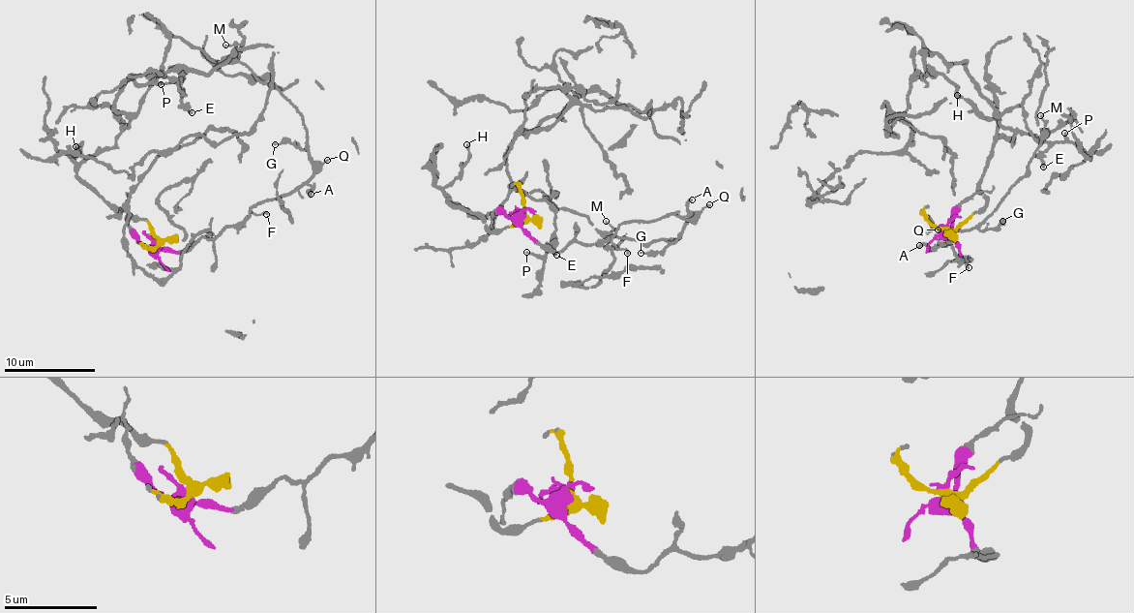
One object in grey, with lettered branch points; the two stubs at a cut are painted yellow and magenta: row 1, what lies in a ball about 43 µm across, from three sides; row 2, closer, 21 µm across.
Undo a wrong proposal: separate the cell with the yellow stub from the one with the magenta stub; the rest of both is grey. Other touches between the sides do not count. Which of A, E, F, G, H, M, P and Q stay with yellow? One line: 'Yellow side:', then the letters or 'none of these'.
Yellow side: E, H, P

